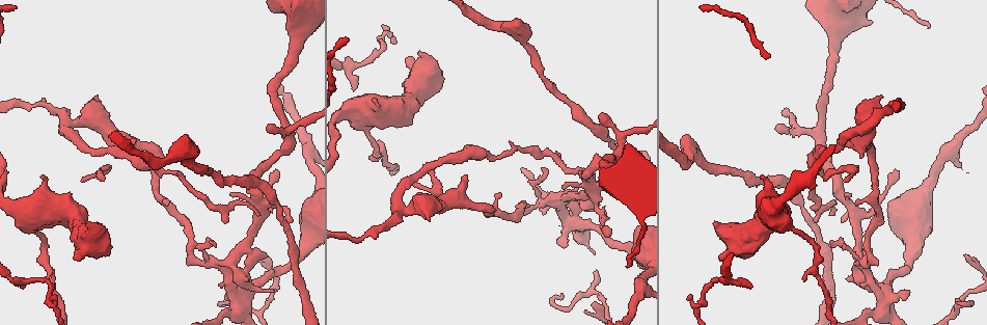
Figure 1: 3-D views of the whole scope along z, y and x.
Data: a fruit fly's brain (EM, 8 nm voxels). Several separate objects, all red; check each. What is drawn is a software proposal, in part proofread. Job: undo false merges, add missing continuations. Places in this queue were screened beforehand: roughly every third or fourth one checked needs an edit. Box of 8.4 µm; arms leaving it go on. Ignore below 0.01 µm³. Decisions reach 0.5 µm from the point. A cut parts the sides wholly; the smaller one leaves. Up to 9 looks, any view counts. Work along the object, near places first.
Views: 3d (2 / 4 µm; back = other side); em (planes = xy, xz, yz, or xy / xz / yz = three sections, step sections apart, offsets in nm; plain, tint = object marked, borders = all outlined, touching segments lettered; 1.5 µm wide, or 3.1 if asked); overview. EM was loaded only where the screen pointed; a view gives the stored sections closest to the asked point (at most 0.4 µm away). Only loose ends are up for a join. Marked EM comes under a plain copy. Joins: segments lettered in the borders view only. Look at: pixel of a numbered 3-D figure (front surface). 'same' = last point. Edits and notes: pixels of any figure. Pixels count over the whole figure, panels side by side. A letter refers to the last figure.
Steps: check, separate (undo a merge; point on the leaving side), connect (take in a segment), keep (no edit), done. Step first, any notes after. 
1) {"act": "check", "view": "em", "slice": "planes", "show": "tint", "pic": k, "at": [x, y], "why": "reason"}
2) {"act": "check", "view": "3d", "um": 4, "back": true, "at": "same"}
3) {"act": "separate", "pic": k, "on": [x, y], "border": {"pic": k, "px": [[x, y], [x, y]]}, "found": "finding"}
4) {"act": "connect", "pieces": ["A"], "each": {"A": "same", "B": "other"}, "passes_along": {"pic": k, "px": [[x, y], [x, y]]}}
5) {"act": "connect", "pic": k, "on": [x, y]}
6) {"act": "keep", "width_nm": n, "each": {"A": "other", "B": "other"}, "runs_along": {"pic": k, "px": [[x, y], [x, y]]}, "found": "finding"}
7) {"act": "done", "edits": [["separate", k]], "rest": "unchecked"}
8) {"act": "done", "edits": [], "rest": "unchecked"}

{"act": "check", "view": "3d", "um": 2, "pic": 1, "at": [263, 310], "why": "abrupt turn"}

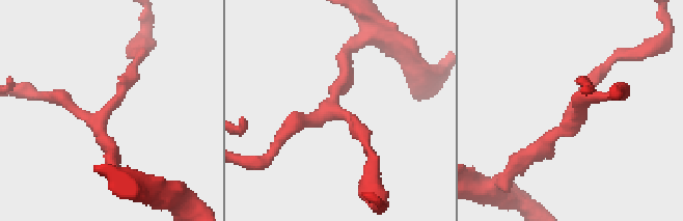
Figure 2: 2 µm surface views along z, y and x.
{"act": "check", "view": "em", "slice": "planes", "show": "tint", "pic": 2, "at": [575, 110]}

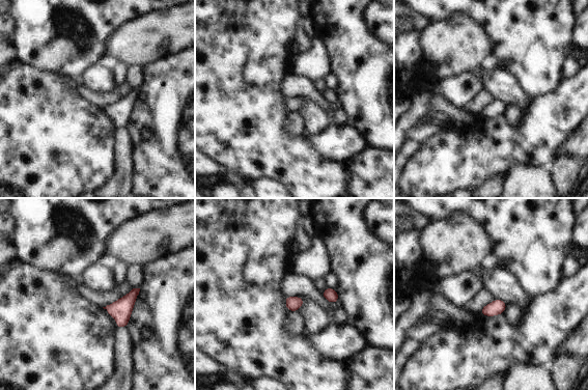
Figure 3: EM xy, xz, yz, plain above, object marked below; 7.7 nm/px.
{"act": "check", "view": "em", "slice": "planes", "show": "borders", "at": "same"}

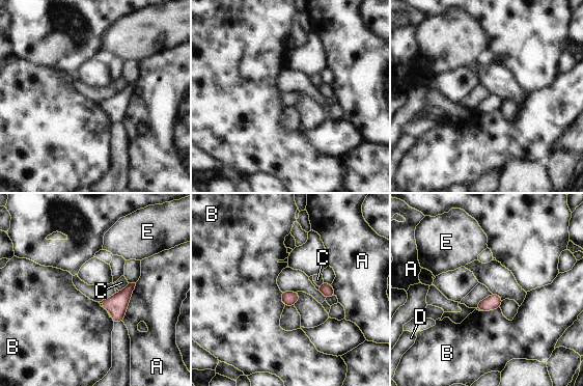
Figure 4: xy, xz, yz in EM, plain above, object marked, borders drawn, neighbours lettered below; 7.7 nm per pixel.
{"act": "keep", "width_nm": 90, "each": {"A": "other", "B": "other", "C": "other", "D": "other", "E": "other"}, "border": {"pic": 4, "px": [[499, 307], [493, 310], [481, 311]]}, "found": "all the same neuron"}

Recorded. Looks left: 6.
{"act": "check", "view": "3d", "um": 2, "pic": 1, "at": [207, 263], "why": "sharp bend"}

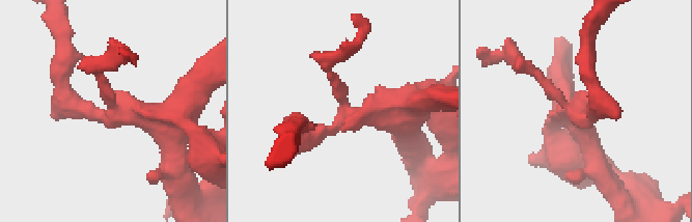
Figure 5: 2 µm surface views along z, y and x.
{"act": "check", "view": "em", "slice": "xy", "step": 4, "show": "tint", "pic": 5, "at": [351, 114], "why": "need the tissue"}

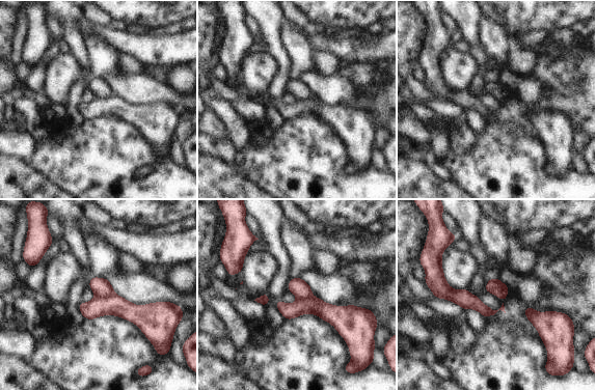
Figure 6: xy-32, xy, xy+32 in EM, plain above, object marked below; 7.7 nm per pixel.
{"act": "check", "view": "em", "slice": "planes", "show": "borders", "at": "same"}

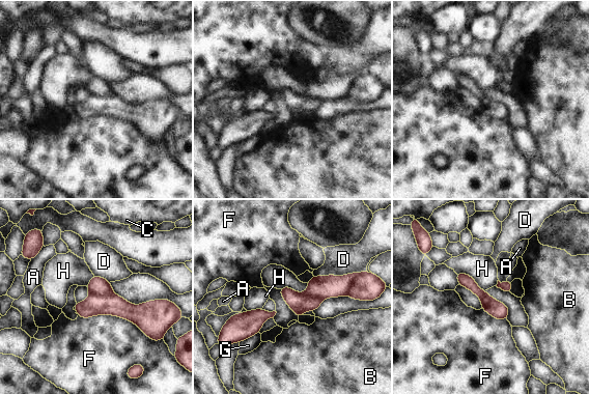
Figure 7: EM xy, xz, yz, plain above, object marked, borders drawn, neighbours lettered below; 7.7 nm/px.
{"act": "separate", "pic": 7, "on": [101, 286], "each": {"A": "other", "B": "other", "C": "other", "D": "other", "F": "other", "G": "other", "H": "other"}, "border": {"pic": 7, "px": [[90, 291], [102, 296], [113, 294]]}, "found": "two neurons meet here"}

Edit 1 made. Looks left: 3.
{"act": "done", "edits": [["separate", 7]], "rest": "unchecked"}

